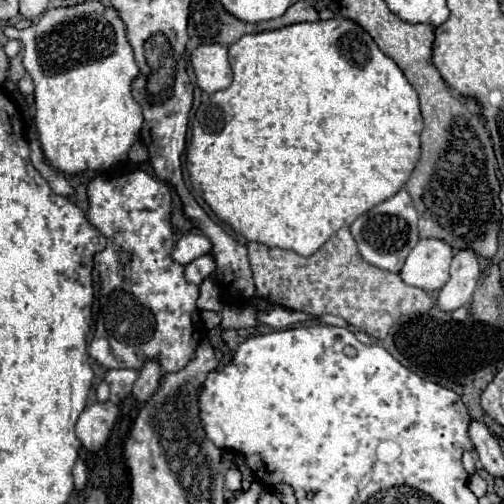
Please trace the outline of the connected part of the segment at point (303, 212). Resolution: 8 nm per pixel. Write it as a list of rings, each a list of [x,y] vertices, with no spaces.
[[[337,16],[331,20],[299,22],[279,30],[245,34],[241,40],[229,46],[229,64],[233,70],[231,86],[211,94],[211,98],[203,102],[195,112],[195,120],[191,126],[193,136],[187,148],[185,166],[191,182],[193,184],[197,182],[201,186],[201,196],[209,204],[209,208],[217,214],[217,218],[229,224],[235,232],[243,234],[249,242],[259,242],[269,248],[285,248],[301,256],[311,256],[339,228],[351,226],[363,212],[395,196],[407,184],[407,178],[411,176],[411,172],[415,170],[415,164],[419,162],[419,146],[421,146],[419,136],[423,130],[417,92],[409,84],[409,80],[403,76],[399,66],[379,50],[373,38],[357,22]]]

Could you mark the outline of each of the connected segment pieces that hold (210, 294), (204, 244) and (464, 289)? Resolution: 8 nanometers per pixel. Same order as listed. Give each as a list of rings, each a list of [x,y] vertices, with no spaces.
[[[205,278],[203,284],[199,286],[199,298],[197,298],[197,308],[199,310],[213,310],[213,312],[221,312],[223,304],[221,304],[221,292],[219,288],[209,280]]]
[[[189,232],[177,240],[177,244],[173,246],[171,258],[185,266],[185,264],[193,262],[195,258],[207,254],[209,250],[211,250],[211,242],[207,236],[197,234],[197,232]]]
[[[459,250],[451,262],[451,278],[439,290],[437,306],[445,312],[453,312],[471,302],[481,272],[479,260],[473,250]]]

